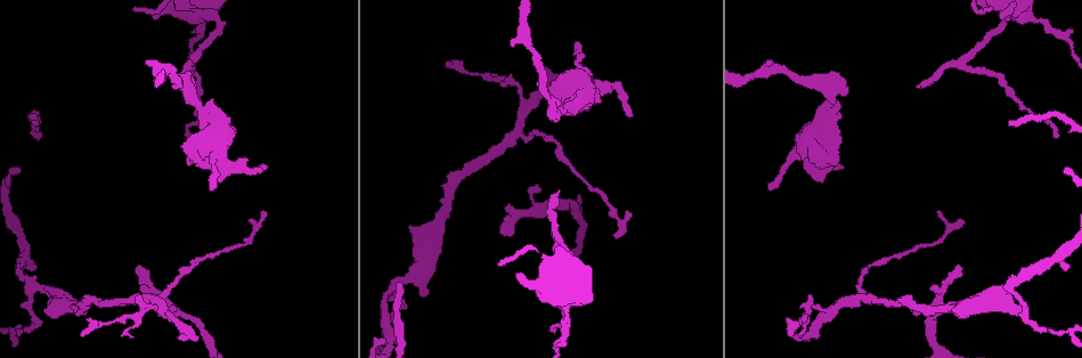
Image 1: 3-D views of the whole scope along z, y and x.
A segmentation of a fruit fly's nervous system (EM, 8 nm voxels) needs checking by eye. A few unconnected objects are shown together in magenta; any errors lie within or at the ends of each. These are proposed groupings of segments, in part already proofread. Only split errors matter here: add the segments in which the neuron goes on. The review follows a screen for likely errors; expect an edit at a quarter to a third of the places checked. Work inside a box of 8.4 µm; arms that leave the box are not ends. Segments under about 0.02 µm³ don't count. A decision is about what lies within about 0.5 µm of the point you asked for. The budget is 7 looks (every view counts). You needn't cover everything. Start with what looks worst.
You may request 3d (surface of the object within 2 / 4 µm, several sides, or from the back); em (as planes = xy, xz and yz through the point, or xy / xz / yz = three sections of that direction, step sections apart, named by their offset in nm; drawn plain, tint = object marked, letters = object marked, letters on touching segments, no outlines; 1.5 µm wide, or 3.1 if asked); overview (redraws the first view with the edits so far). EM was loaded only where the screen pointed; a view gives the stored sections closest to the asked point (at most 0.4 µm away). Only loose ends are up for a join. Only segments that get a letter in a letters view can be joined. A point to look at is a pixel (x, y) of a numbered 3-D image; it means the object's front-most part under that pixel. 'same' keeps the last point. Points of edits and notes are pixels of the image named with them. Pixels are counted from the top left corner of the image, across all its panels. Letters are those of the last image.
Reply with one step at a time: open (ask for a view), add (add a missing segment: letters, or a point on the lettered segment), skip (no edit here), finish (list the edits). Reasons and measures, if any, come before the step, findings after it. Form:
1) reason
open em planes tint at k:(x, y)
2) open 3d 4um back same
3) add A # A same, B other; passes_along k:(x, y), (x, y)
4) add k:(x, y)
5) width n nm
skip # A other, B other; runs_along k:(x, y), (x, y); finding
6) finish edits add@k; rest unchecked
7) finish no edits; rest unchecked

tapers out
open em planes letters at 1:(213, 190)

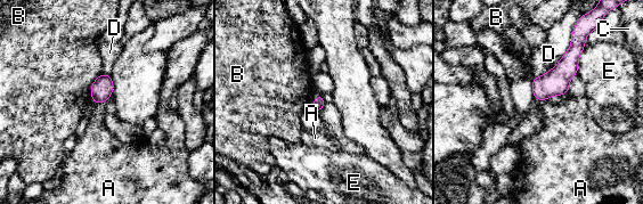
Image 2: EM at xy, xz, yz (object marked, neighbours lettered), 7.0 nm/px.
skip # A other, B other, C other, D other, E other; border 2:(104, 102), (96, 104); no lettered segment goes on from it

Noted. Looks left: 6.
tapers out
open 3d 4um at 1:(919, 85)

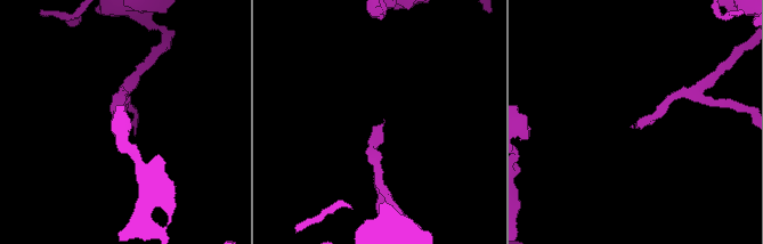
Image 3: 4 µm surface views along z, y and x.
open em xz step 8 letters at 3:(633, 125)

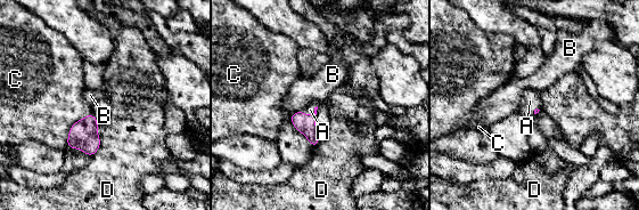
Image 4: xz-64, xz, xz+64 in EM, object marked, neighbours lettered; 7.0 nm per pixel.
open em planes letters same

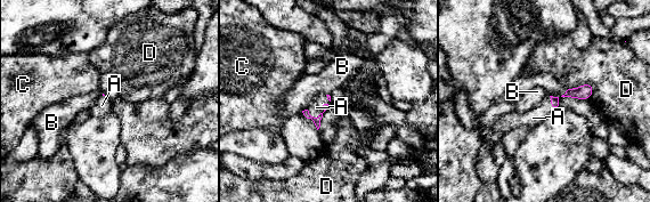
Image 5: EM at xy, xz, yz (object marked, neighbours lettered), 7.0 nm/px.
add A # A same, B other, C other, D other; passes_along 5:(317, 122), (319, 114), (316, 107); it goes on there

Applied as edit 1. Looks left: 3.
thin end
open em planes tint at 1:(81, 334)

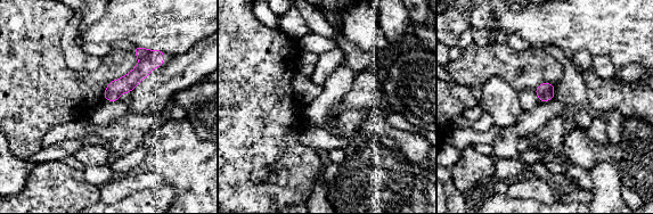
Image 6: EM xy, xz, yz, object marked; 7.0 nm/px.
what lies round it
open em planes letters same

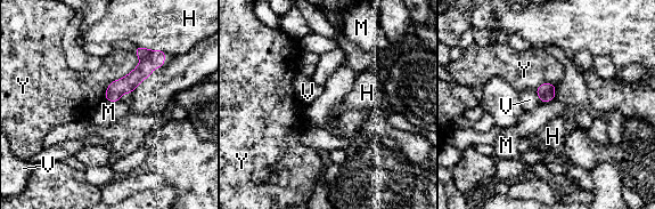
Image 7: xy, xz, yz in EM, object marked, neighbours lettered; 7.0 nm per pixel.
width 120 nm
skip # H other, M other, V other, Y other; runs_along 7:(162, 54), (108, 97); no lettered segment goes on from it

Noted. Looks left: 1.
finish edits add@5; rest unchecked

